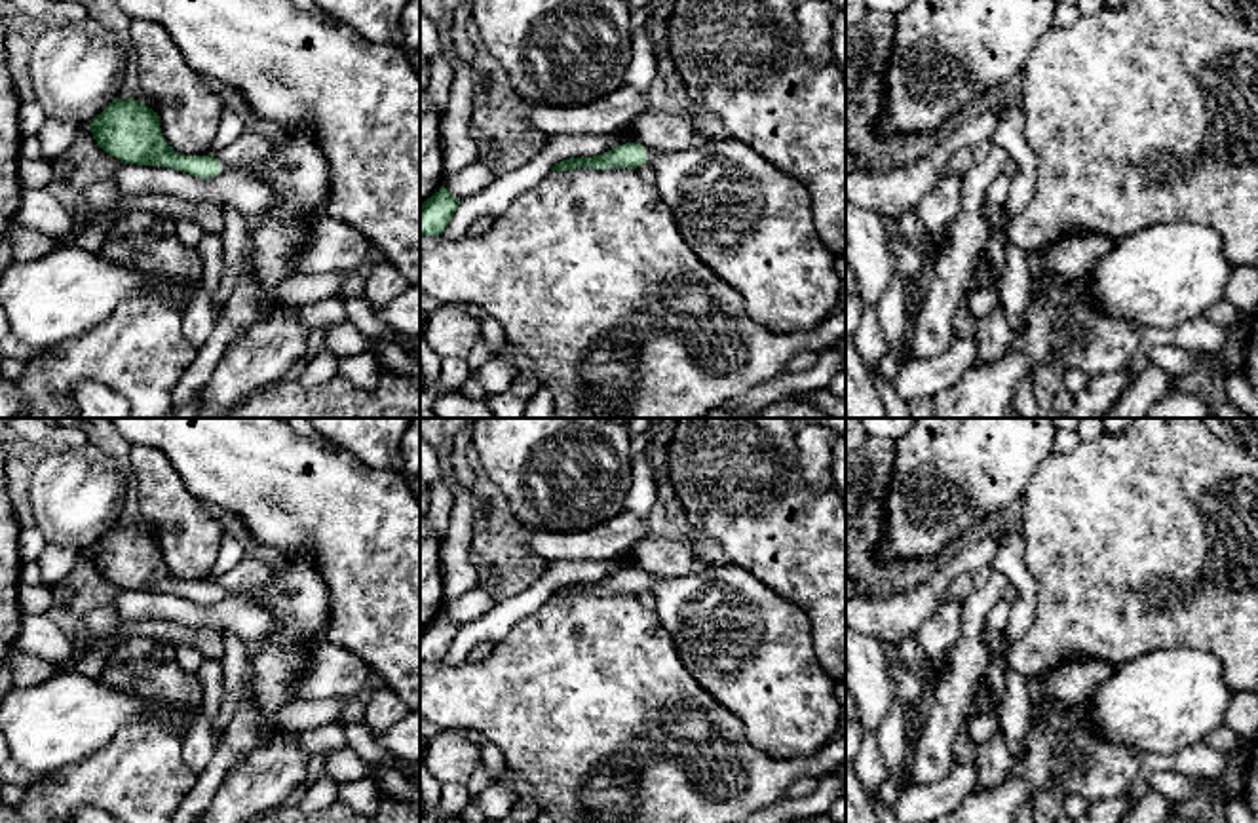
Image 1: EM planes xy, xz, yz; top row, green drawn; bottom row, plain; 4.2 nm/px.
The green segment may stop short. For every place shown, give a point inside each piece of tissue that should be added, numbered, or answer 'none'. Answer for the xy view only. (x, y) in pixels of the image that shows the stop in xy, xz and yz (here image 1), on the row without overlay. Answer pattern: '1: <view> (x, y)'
none

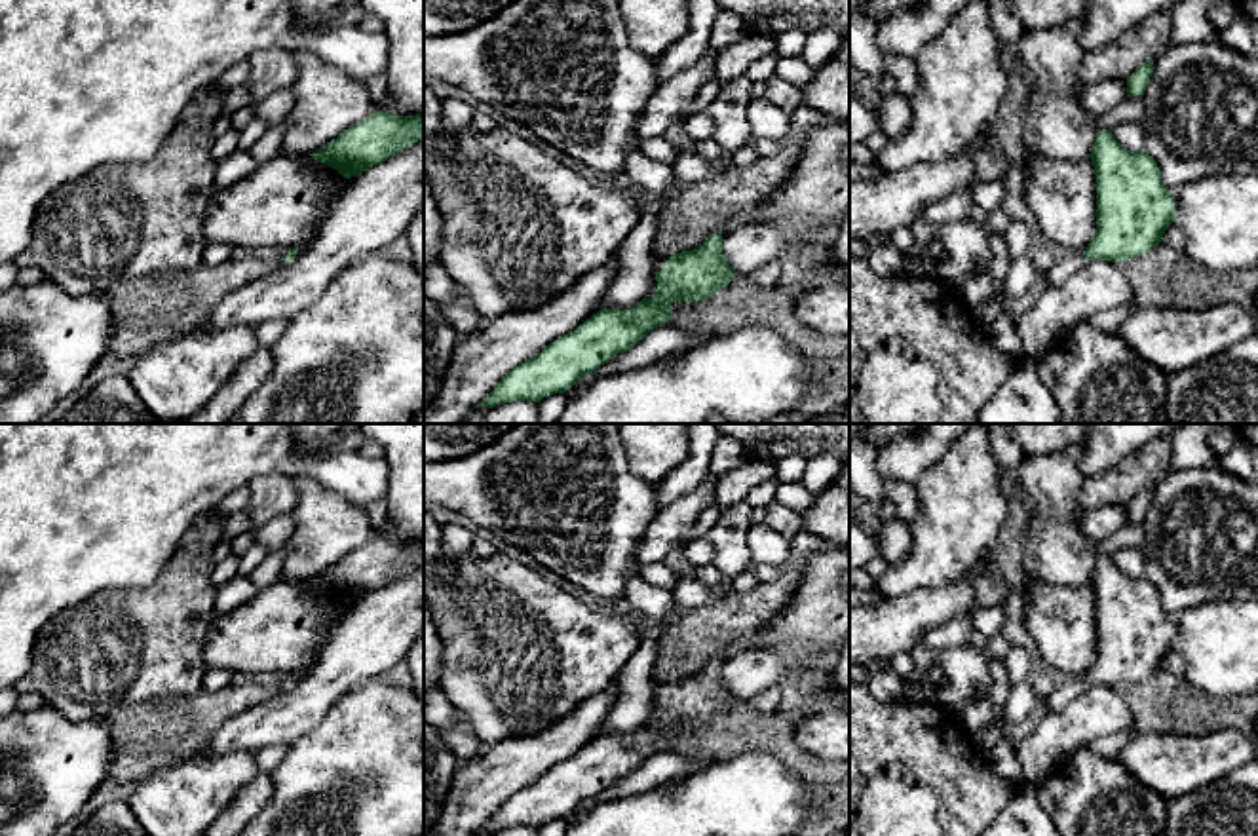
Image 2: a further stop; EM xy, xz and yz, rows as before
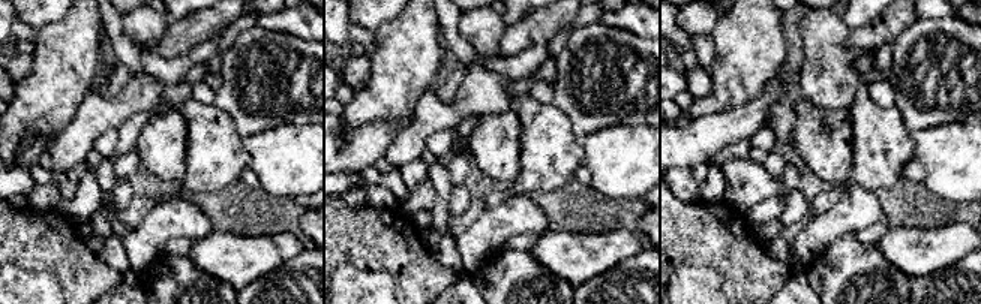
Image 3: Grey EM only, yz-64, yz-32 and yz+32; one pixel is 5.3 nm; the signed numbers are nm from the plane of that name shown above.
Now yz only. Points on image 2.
1: yz (1072, 686)

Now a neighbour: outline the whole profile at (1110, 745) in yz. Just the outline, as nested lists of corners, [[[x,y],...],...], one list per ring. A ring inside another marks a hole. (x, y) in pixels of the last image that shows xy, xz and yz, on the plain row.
[[[1131,726],[1125,732],[1114,733],[1114,735],[1106,735],[1100,737],[1093,743],[1089,743],[1089,749],[1095,754],[1106,756],[1106,758],[1117,758],[1119,752],[1123,750],[1123,747],[1136,735],[1134,726]]]

